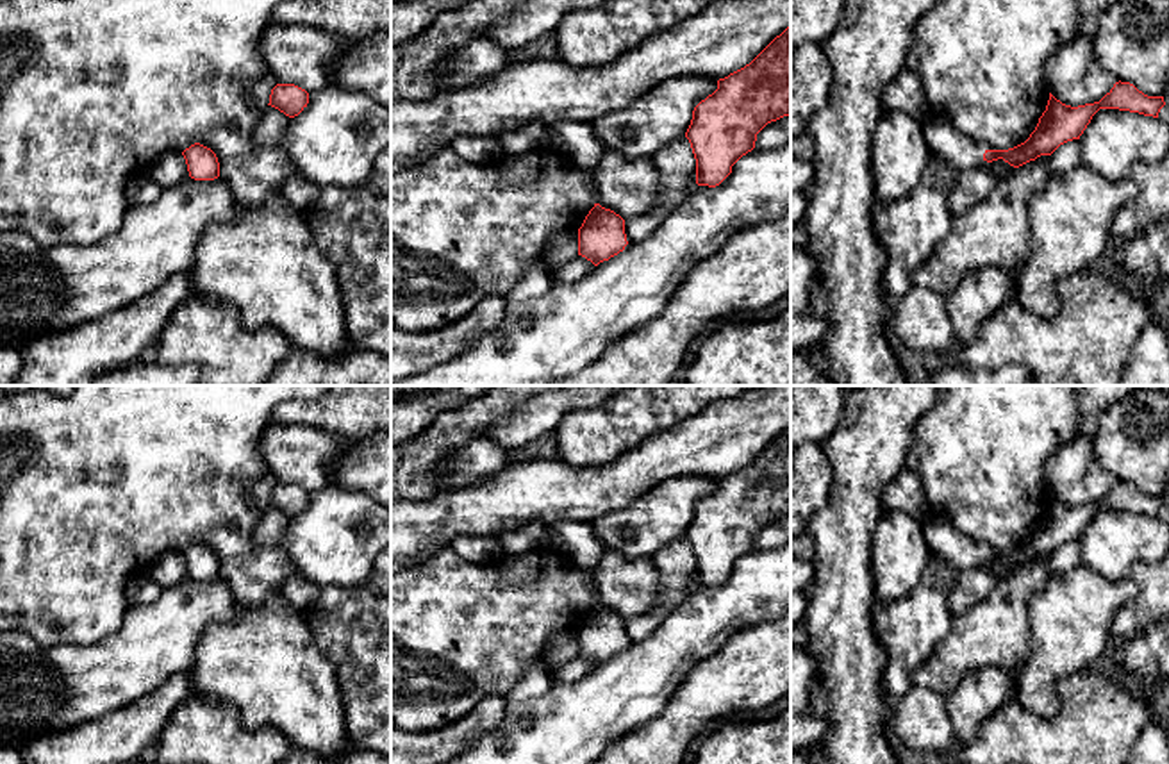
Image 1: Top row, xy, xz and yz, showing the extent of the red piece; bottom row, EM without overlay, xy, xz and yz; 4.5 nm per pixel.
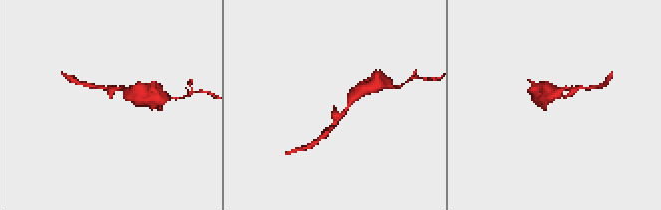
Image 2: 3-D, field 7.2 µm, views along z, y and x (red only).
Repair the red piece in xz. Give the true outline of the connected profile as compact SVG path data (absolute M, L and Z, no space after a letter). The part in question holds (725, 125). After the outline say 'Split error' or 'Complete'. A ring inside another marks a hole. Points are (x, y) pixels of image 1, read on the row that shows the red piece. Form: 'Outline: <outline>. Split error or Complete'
Outline: M791 25L750 64L717 80L717 89L694 111L685 137L696 159L696 184L716 187L732 166L755 148L757 134L771 121L791 114Z. Complete

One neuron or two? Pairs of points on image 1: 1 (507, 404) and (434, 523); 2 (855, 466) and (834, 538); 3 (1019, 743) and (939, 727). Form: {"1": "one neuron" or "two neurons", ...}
{"1": "two neurons", "2": "one neuron", "3": "two neurons"}

